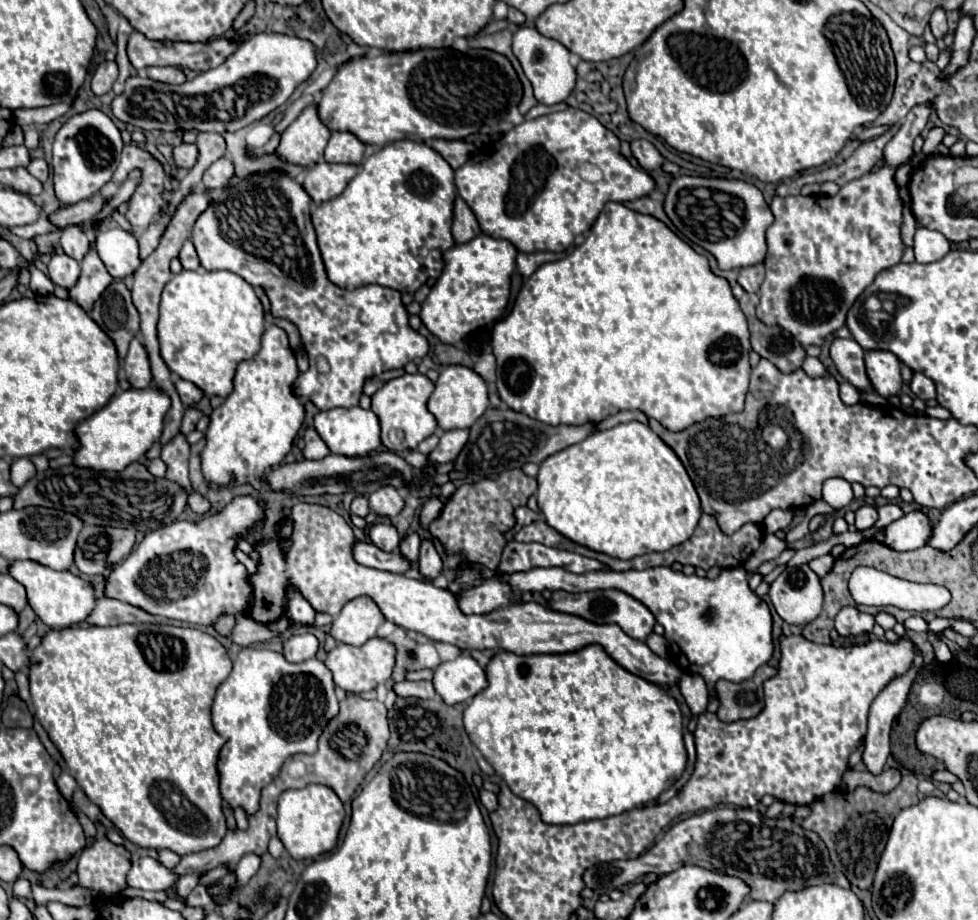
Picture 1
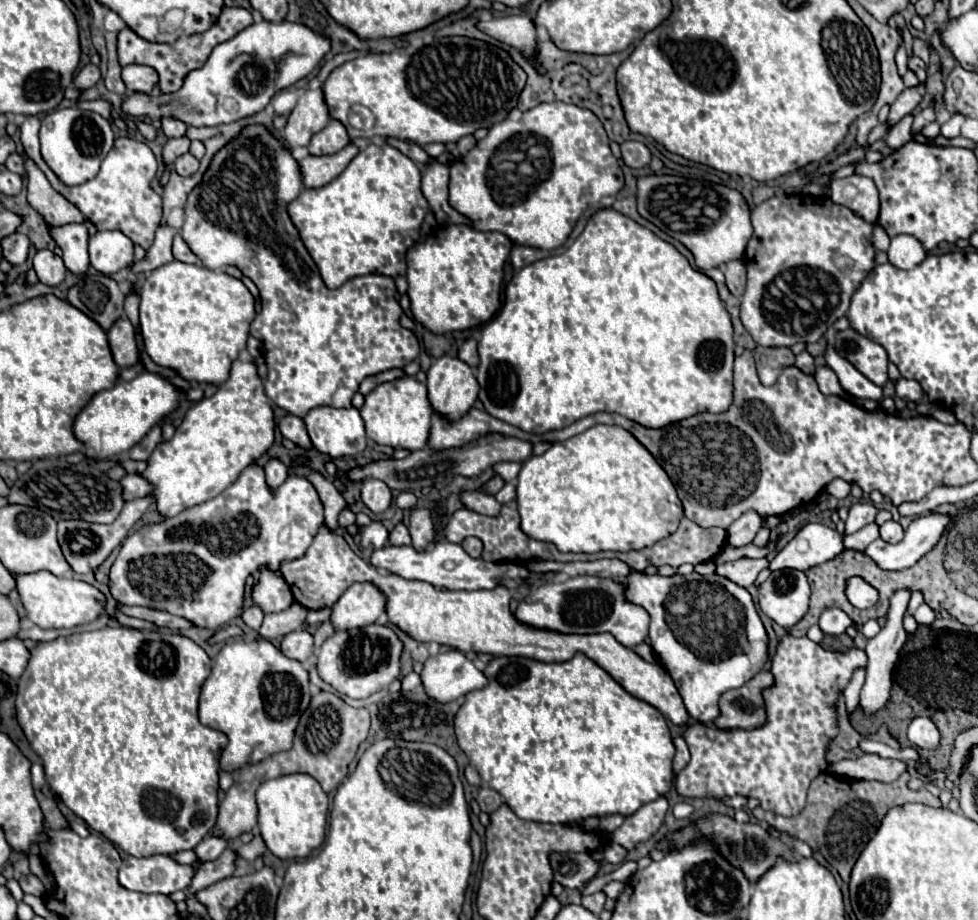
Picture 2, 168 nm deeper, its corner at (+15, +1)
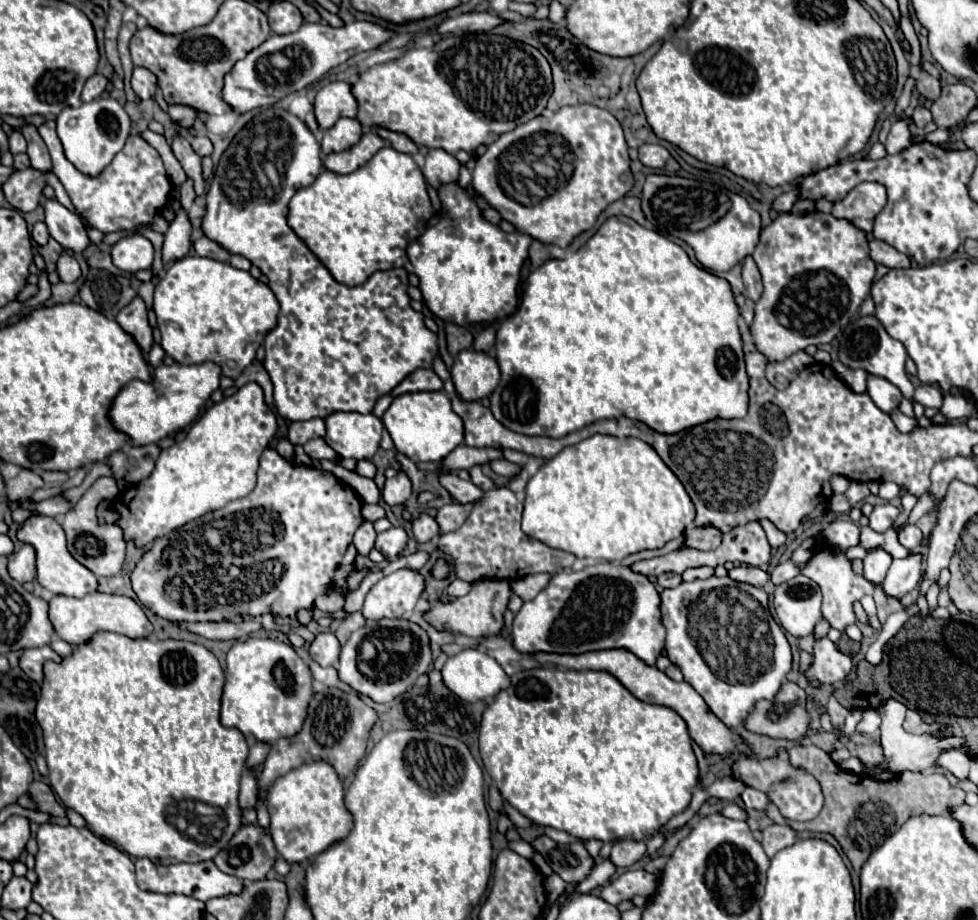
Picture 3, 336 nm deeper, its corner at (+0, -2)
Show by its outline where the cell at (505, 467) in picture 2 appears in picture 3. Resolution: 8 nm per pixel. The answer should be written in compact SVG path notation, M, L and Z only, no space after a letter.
M504 458L490 460L488 464L490 464L490 468L492 468L496 474L500 474L500 476L512 476L512 474L516 472L516 464L512 464L512 462L504 460Z

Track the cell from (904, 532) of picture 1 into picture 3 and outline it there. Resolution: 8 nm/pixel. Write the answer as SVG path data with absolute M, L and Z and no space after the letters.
M904 524L900 528L900 532L898 532L898 540L900 540L900 544L904 548L914 550L922 542L922 532L920 532L920 528L916 524Z

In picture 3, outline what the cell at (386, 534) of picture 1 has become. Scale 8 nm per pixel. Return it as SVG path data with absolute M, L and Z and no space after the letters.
M392 526L390 530L378 534L376 538L376 550L380 550L386 558L398 558L402 554L402 550L406 548L408 536L404 532L404 528L396 528Z

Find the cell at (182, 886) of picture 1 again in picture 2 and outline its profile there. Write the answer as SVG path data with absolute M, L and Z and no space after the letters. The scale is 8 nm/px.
M209 835L209 837L205 837L193 851L195 851L195 855L197 855L197 863L193 865L195 869L199 869L199 865L201 863L205 863L205 861L215 861L217 857L221 857L221 853L227 849L227 841L225 839L219 839L219 837L213 837L213 835Z

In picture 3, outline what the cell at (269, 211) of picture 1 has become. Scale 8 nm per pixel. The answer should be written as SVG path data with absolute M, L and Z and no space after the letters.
M268 106L256 114L222 154L212 186L206 194L204 234L232 254L246 256L266 274L280 302L278 326L266 336L264 368L274 384L276 412L290 420L326 418L332 412L352 410L370 414L380 396L390 394L416 368L430 368L438 354L438 336L424 326L424 316L410 306L408 274L404 268L374 272L360 286L344 286L332 278L326 266L288 228L288 200L296 190L312 184L320 174L320 144L308 126L280 106Z

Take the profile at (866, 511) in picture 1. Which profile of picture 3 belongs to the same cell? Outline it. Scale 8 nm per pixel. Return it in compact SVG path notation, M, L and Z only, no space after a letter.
M884 504L884 506L876 506L874 512L870 514L870 528L876 532L886 532L894 520L898 518L900 510L892 504Z

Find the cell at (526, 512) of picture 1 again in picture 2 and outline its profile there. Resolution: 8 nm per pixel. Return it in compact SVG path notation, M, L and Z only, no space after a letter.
M465 491L465 493L461 493L461 499L467 505L467 509L471 509L475 513L491 515L491 517L501 515L501 503L493 495L485 495L481 491Z

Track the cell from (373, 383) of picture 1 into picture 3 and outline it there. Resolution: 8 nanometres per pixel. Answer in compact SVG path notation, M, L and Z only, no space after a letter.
M414 370L402 384L398 384L390 394L400 396L406 392L436 392L442 390L444 382L436 376L434 370Z

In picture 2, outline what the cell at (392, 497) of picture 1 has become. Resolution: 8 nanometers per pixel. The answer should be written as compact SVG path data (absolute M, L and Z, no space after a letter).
M369 479L361 487L361 501L373 511L373 513L383 513L391 505L391 489L377 479Z

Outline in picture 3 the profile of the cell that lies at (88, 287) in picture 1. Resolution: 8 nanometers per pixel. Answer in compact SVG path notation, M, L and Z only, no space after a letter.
M52 198L44 200L44 212L46 212L44 222L50 230L50 236L58 244L72 250L74 254L80 254L82 250L88 248L90 240L88 240L86 228L74 212L70 212L68 208L64 208L60 202L56 202Z

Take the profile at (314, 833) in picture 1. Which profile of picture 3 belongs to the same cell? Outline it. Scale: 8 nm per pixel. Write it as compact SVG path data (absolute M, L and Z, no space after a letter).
M308 762L276 778L268 792L270 836L278 854L288 862L302 862L324 852L328 844L342 840L352 830L352 814L344 806L344 788L336 770L324 762Z

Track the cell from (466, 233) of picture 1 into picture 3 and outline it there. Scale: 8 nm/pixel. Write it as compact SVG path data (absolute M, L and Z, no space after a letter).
M438 148L438 150L430 150L424 160L426 162L424 162L422 172L426 174L426 180L432 188L440 188L440 184L458 180L460 162L452 154Z

